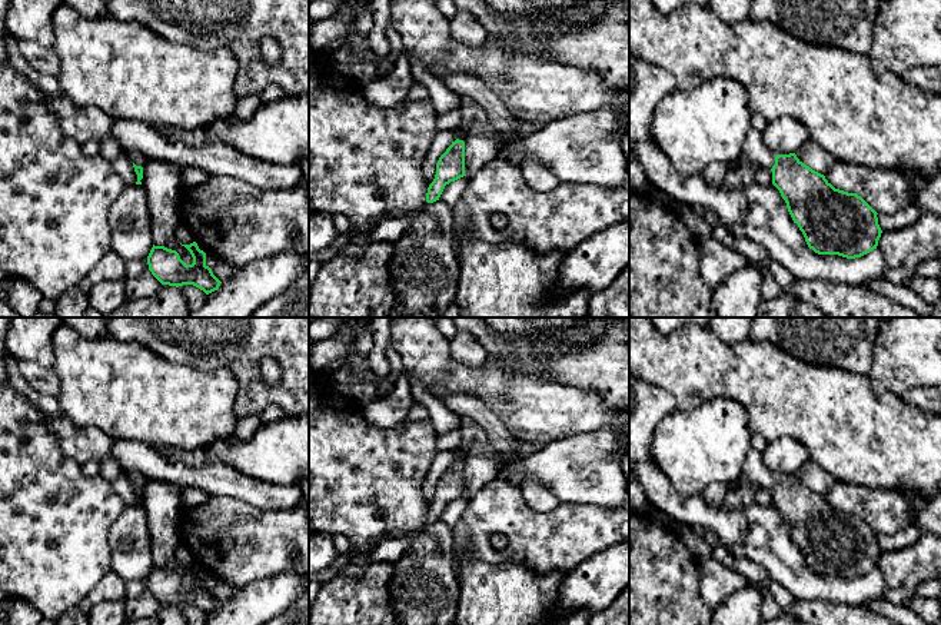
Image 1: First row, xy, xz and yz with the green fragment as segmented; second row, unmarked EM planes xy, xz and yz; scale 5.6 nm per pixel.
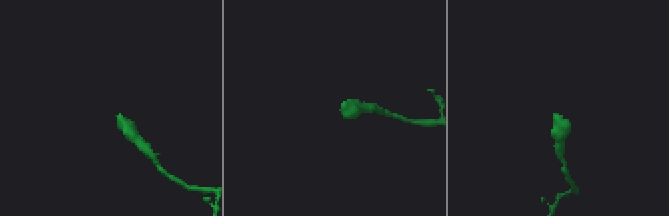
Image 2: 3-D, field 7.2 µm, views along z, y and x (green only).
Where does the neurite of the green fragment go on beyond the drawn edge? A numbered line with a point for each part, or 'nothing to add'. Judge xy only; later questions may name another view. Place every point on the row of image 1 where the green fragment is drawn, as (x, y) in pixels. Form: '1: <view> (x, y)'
1: xy (138, 159)

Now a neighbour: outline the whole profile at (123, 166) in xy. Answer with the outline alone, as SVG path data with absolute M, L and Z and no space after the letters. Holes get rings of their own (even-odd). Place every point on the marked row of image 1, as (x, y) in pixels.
M122 152L117 159L112 162L112 167L127 184L136 184L137 174L134 172L132 159L126 152Z

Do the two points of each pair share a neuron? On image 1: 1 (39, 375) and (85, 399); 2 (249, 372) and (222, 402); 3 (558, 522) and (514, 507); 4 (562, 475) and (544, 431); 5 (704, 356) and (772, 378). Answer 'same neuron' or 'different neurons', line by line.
1: different neurons
2: different neurons
3: same neuron
4: different neurons
5: same neuron

